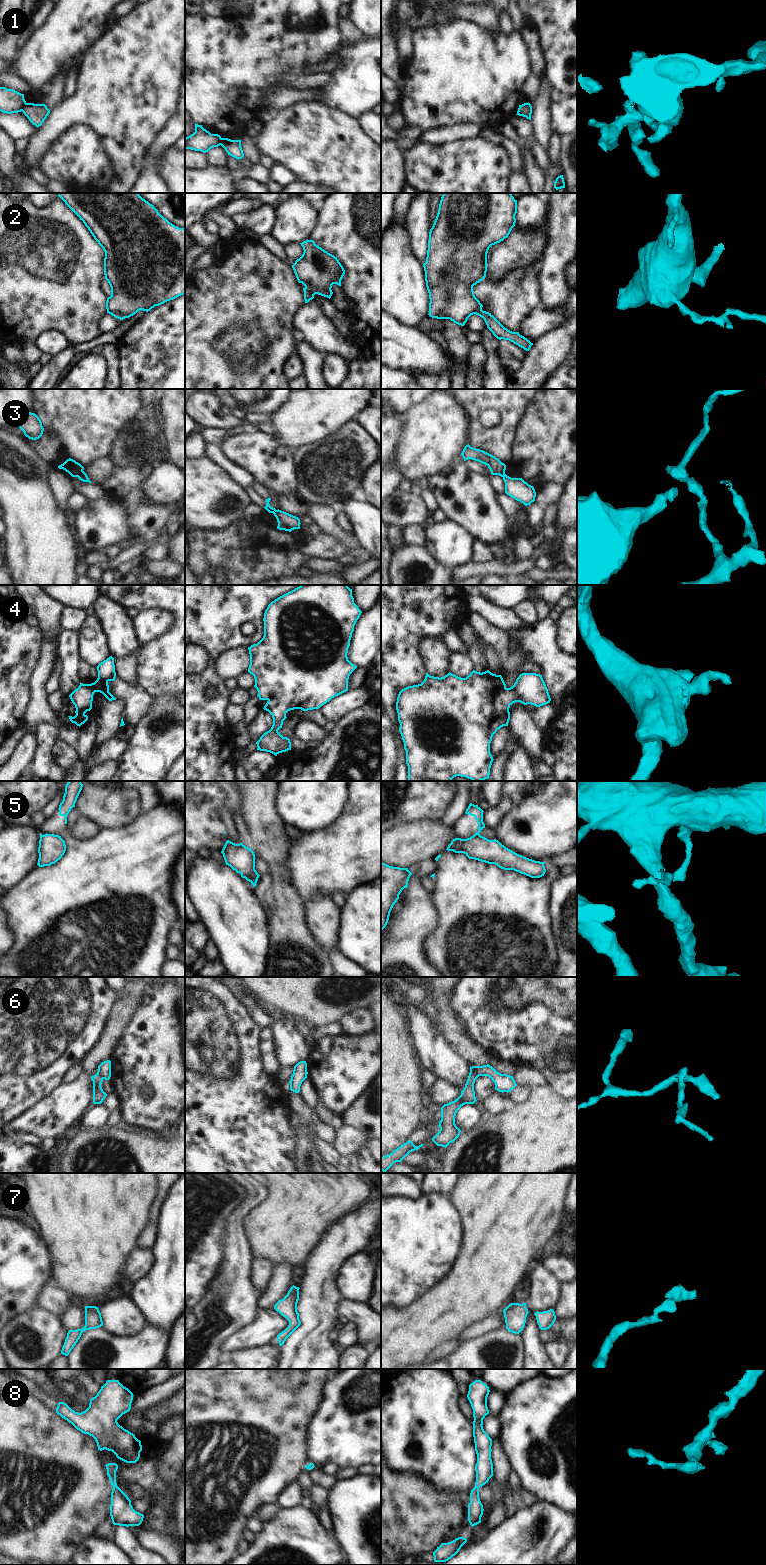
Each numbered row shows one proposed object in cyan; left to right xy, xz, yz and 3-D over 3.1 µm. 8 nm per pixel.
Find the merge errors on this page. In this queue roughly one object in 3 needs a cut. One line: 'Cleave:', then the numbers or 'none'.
Cleave: 1, 3, 5, 6

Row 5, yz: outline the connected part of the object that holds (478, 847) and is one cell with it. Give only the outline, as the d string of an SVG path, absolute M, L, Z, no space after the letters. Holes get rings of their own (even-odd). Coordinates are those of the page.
M480 834L467 839L455 838L446 850L464 853L469 859L495 864L501 869L514 870L531 878L540 878L546 872L545 862L519 855L498 840L489 840Z

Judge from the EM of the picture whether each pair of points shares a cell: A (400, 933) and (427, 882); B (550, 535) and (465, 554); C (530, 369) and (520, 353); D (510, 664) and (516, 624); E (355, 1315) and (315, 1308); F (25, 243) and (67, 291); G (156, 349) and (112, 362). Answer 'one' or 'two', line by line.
A: two
B: two
C: two
D: two
E: two
F: one
G: two

